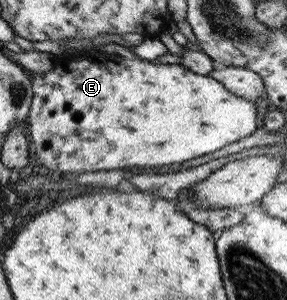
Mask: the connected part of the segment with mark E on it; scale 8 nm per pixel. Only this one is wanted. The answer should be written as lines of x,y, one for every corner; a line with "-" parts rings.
92,51
87,58
80,63
76,63
74,58
66,61
56,62
53,67
40,73
30,72
31,82
31,103
27,116
28,130
30,134
30,145
34,150
34,156
42,166
58,172
94,172
95,170
114,170
129,167
152,167
167,166
168,164
180,164
181,162
210,154
224,146
238,142
244,136
250,136
256,129
256,106
254,102
245,98
230,94
217,80
208,75
202,76
198,73
190,72
180,64
154,64
150,61
136,61
134,59
124,59
119,55
106,54
100,51

